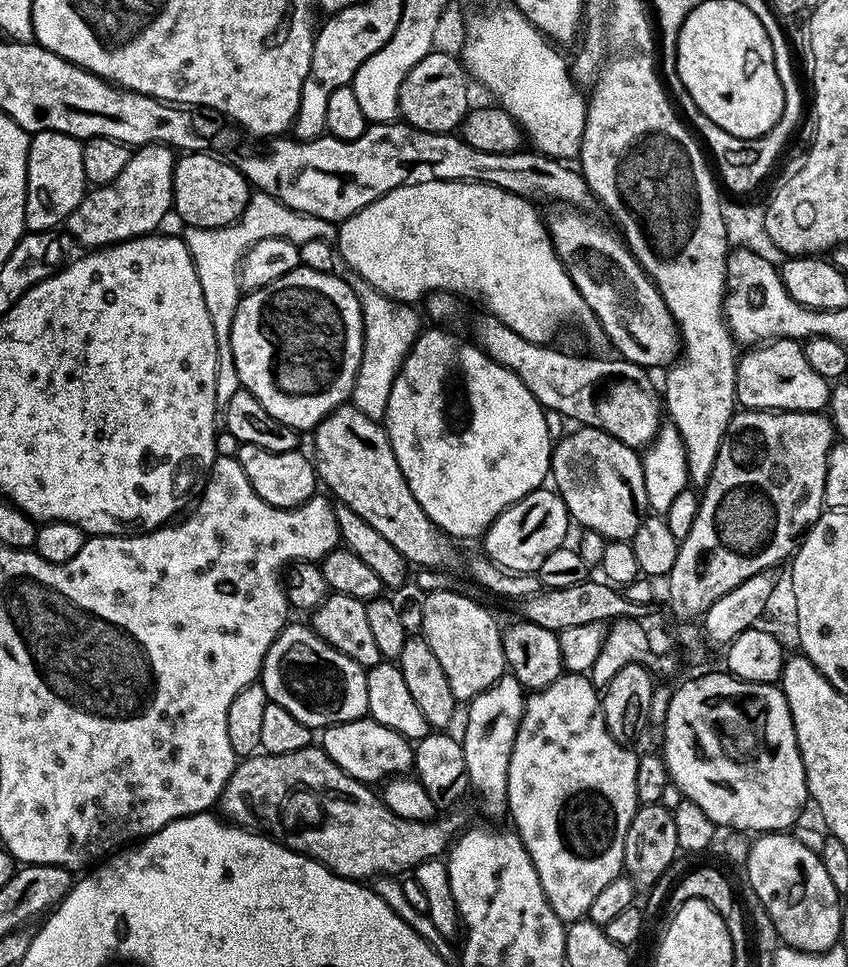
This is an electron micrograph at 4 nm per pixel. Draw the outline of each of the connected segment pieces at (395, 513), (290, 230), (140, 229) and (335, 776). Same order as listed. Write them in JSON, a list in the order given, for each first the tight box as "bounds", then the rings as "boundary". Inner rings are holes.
[{"bounds":[312,402,452,569],"boundary":[[[345,402],[340,407],[335,408],[322,423],[316,425],[314,429],[312,444],[316,447],[314,463],[316,475],[319,483],[329,488],[327,491],[339,503],[350,506],[358,518],[366,518],[398,554],[402,554],[409,565],[417,569],[447,569],[448,563],[452,560],[452,544],[445,533],[441,532],[430,517],[422,510],[422,506],[414,498],[402,470],[398,466],[398,458],[394,454],[392,444],[388,441],[387,431],[377,421],[366,418],[362,410],[352,407],[351,403]]]},{"bounds":[183,190,338,406],"boundary":[[[256,190],[249,195],[246,210],[232,224],[224,228],[185,227],[183,231],[184,245],[194,258],[194,270],[198,270],[198,282],[202,285],[202,298],[206,298],[206,310],[210,310],[210,322],[214,322],[214,338],[218,342],[216,403],[223,406],[241,388],[238,370],[234,366],[234,354],[230,350],[230,330],[242,299],[242,289],[238,283],[240,264],[250,246],[254,246],[254,242],[262,242],[262,238],[283,236],[298,246],[311,239],[331,241],[337,235],[338,228],[333,221],[299,212],[296,208],[286,206],[277,196]]]},{"bounds":[64,144,173,250],"boundary":[[[148,144],[135,149],[122,174],[110,185],[91,189],[67,217],[64,231],[84,250],[95,250],[145,236],[157,231],[166,214],[171,213],[173,200],[173,149],[163,144]]]},{"bounds":[218,746,465,882],"boundary":[[[309,746],[302,750],[294,750],[294,754],[257,754],[241,759],[222,790],[218,808],[221,808],[219,811],[231,823],[267,834],[295,852],[317,860],[331,872],[357,882],[368,882],[375,876],[411,873],[422,862],[443,857],[450,844],[448,835],[456,831],[459,833],[465,827],[462,817],[452,816],[456,814],[445,815],[448,817],[445,818],[444,824],[436,824],[437,822],[432,820],[407,820],[396,816],[384,805],[383,799],[372,792],[375,791],[369,785],[342,771],[324,753],[323,747]]]}]

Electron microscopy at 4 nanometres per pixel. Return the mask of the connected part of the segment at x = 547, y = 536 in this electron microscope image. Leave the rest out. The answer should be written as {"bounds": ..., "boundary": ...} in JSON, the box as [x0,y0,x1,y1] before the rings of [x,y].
{"bounds":[482,486,570,573],"boundary":[[[548,486],[536,488],[505,512],[489,526],[482,537],[483,555],[511,573],[539,573],[546,554],[561,547],[568,536],[570,517],[559,492]]]}

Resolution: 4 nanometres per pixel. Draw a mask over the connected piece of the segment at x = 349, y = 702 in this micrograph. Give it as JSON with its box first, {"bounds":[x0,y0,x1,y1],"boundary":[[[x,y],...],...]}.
{"bounds":[258,623,368,730],"boundary":[[[285,623],[284,629],[276,635],[270,650],[266,650],[264,664],[260,667],[258,680],[263,684],[269,701],[290,710],[290,714],[294,714],[298,722],[302,722],[307,728],[313,730],[323,730],[335,724],[365,719],[368,711],[368,699],[366,698],[368,673],[364,665],[354,662],[354,658],[330,646],[312,629],[311,623],[292,623]]]}

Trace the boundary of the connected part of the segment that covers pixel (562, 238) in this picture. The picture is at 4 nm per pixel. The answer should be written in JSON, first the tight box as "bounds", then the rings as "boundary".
{"bounds":[543,203,680,370],"boundary":[[[549,203],[543,211],[544,224],[552,236],[552,245],[564,267],[571,276],[575,288],[582,294],[583,300],[599,322],[601,333],[610,340],[623,359],[647,370],[658,366],[671,367],[679,357],[680,334],[673,316],[666,306],[656,284],[649,279],[644,268],[634,258],[624,242],[613,232],[600,226],[581,209],[569,205]]]}

